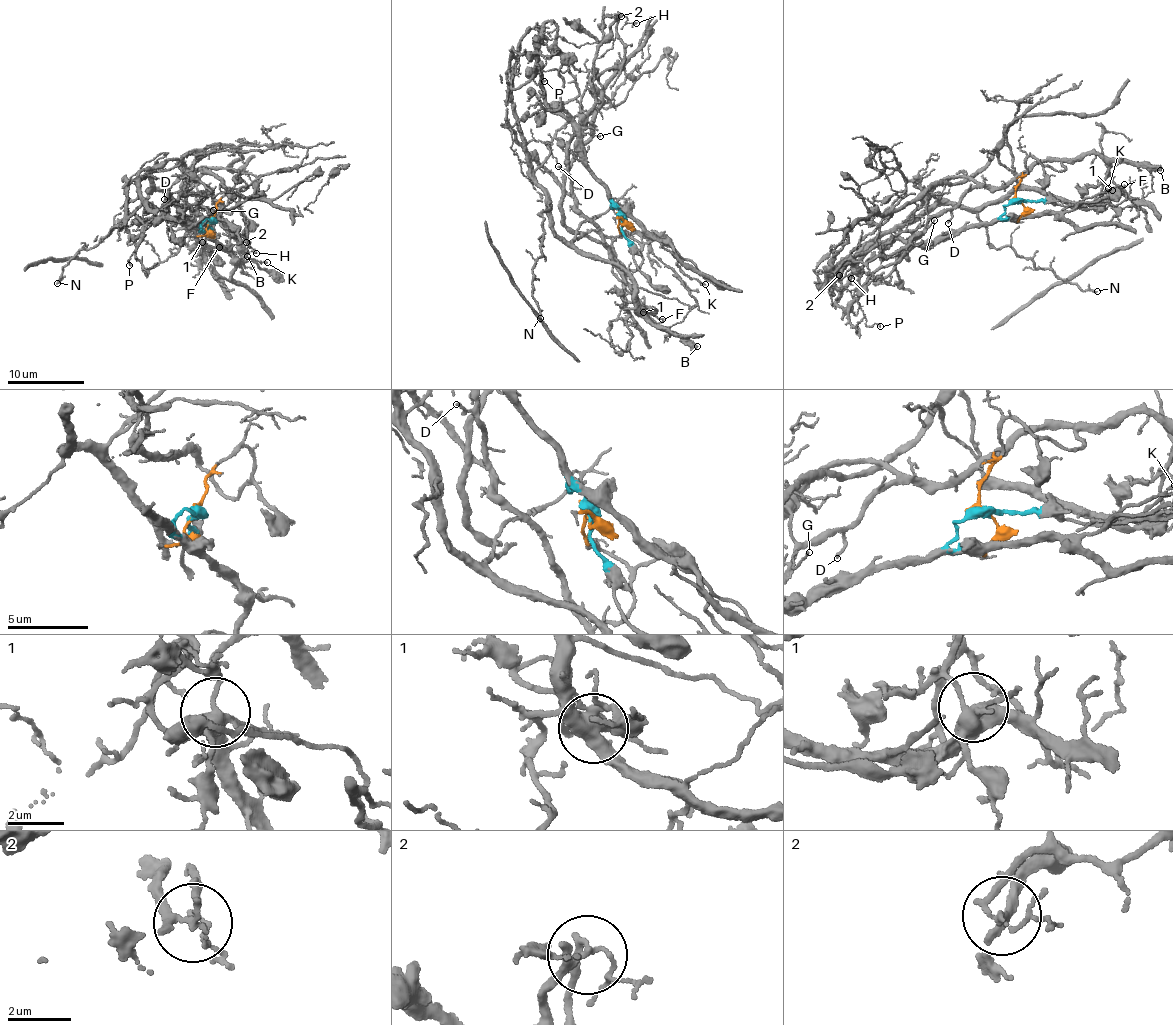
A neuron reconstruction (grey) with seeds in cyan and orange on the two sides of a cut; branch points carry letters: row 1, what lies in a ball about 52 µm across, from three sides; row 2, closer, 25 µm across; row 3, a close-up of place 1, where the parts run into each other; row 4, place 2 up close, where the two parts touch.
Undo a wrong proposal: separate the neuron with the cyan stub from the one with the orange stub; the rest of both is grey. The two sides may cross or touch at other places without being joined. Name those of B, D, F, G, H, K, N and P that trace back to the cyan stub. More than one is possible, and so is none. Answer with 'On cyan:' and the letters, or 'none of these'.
On cyan: K, N, P

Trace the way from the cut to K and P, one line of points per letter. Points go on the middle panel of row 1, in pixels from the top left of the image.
K: (620, 218), (612, 207), (625, 211), (662, 240), (678, 253), (679, 266), (685, 274), (705, 285)
P: (620, 218), (589, 169), (567, 112), (540, 104), (537, 64), (545, 80)

